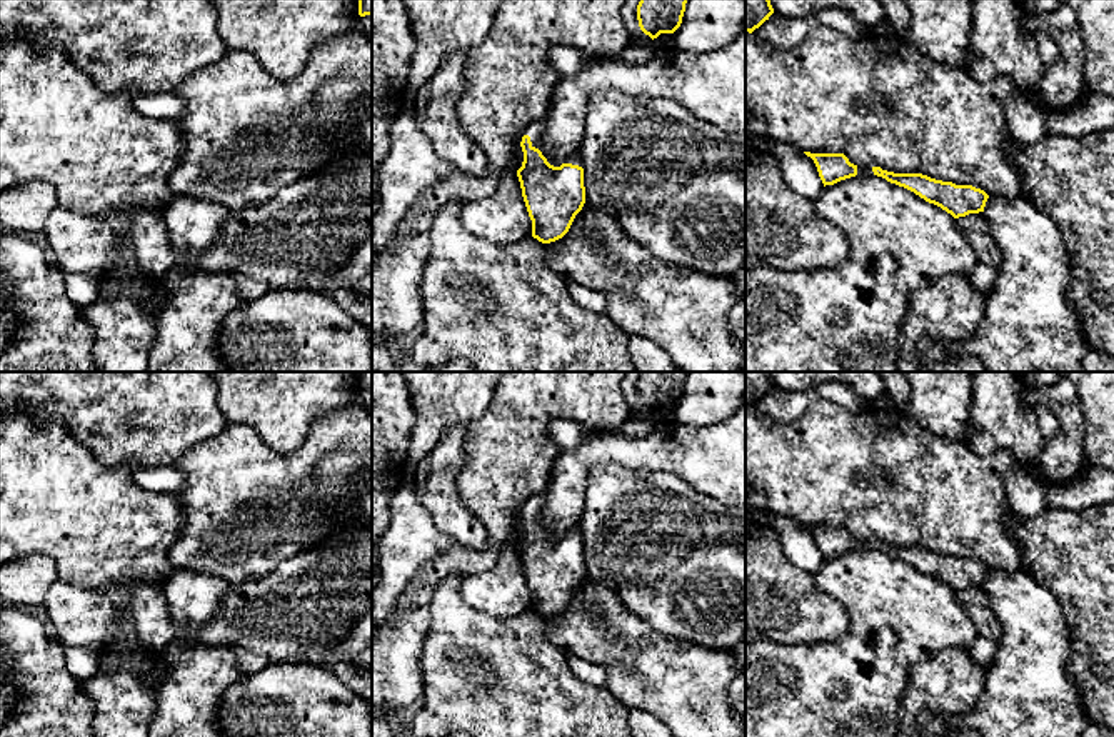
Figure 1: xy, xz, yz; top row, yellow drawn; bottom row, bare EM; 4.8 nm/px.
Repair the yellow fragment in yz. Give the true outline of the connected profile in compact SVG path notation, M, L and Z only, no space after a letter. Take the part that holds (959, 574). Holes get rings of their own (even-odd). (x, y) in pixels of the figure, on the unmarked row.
M872 540L872 545L941 580L954 592L982 585L989 595L989 607L1002 625L996 657L986 669L986 690L976 709L962 715L924 709L917 719L922 737L944 737L957 729L976 730L981 737L1082 737L1089 720L1081 704L1081 685L1069 674L1074 639L1047 587L1026 570L989 570L972 559L956 559L922 547L894 547L881 540Z

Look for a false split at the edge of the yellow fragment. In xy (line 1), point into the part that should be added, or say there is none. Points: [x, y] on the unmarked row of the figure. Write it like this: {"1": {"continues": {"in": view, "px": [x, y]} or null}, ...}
{"1": {"continues": null}}

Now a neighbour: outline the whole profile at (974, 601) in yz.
M982 585L956 592L956 602L976 627L977 637L991 639L994 642L1001 640L1002 625L992 614L989 595Z

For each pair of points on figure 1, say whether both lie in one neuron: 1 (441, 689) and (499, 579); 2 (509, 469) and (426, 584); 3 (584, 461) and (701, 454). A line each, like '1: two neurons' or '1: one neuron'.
1: two neurons
2: one neuron
3: one neuron

